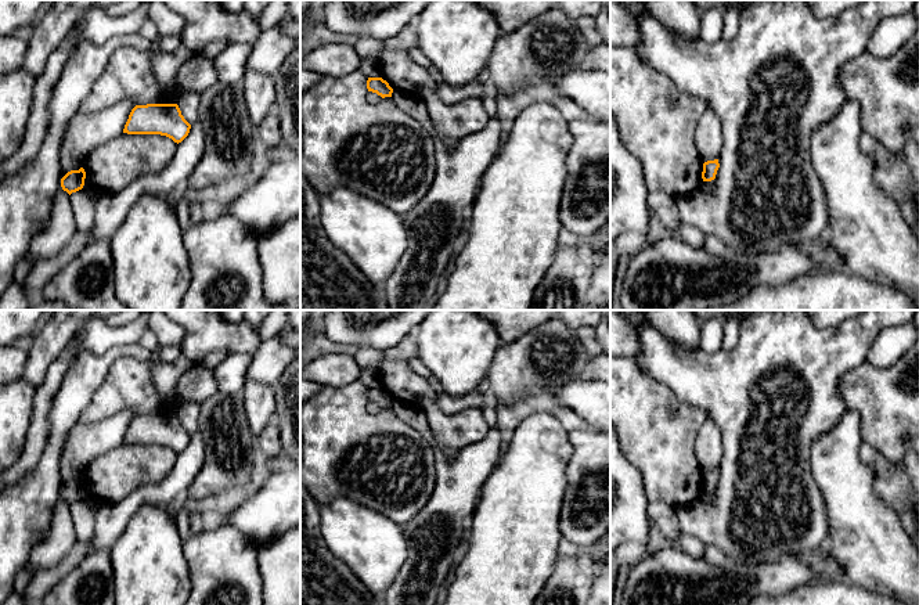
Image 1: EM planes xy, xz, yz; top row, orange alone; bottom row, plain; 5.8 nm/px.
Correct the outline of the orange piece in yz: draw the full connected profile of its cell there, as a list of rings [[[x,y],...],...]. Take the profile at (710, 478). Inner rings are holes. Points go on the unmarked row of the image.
[[[718,469],[704,472],[703,473],[703,482],[702,482],[703,491],[714,490],[718,478],[720,478]]]

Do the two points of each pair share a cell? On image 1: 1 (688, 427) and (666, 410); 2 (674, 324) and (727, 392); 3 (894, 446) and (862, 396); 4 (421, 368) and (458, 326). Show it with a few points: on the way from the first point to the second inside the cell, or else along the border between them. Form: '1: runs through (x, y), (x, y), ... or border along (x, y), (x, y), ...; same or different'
1: runs through (683, 422), (678, 422), (671, 416); same
2: border along (662, 335), (688, 348), (698, 349); different
3: runs through (889, 434), (886, 420), (875, 409); same
4: border along (417, 356), (432, 374); different

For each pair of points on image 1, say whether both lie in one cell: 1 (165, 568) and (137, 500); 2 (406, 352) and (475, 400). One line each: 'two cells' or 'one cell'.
1: two cells
2: two cells

